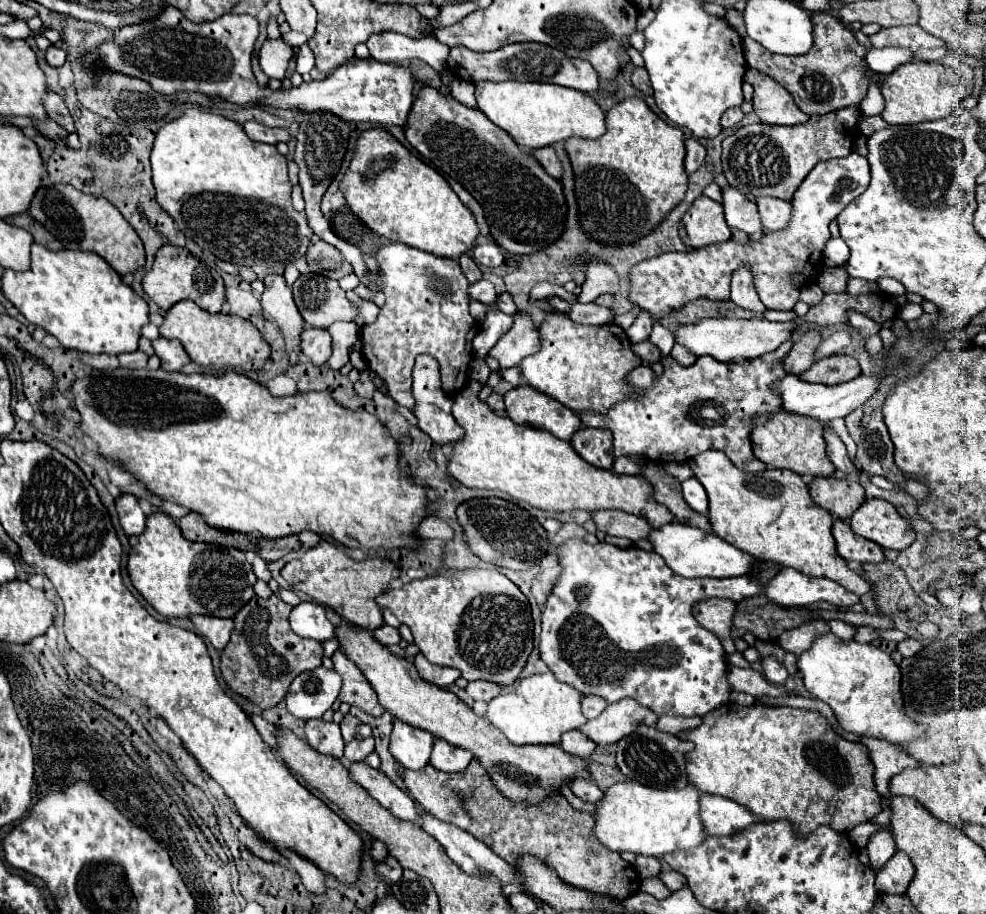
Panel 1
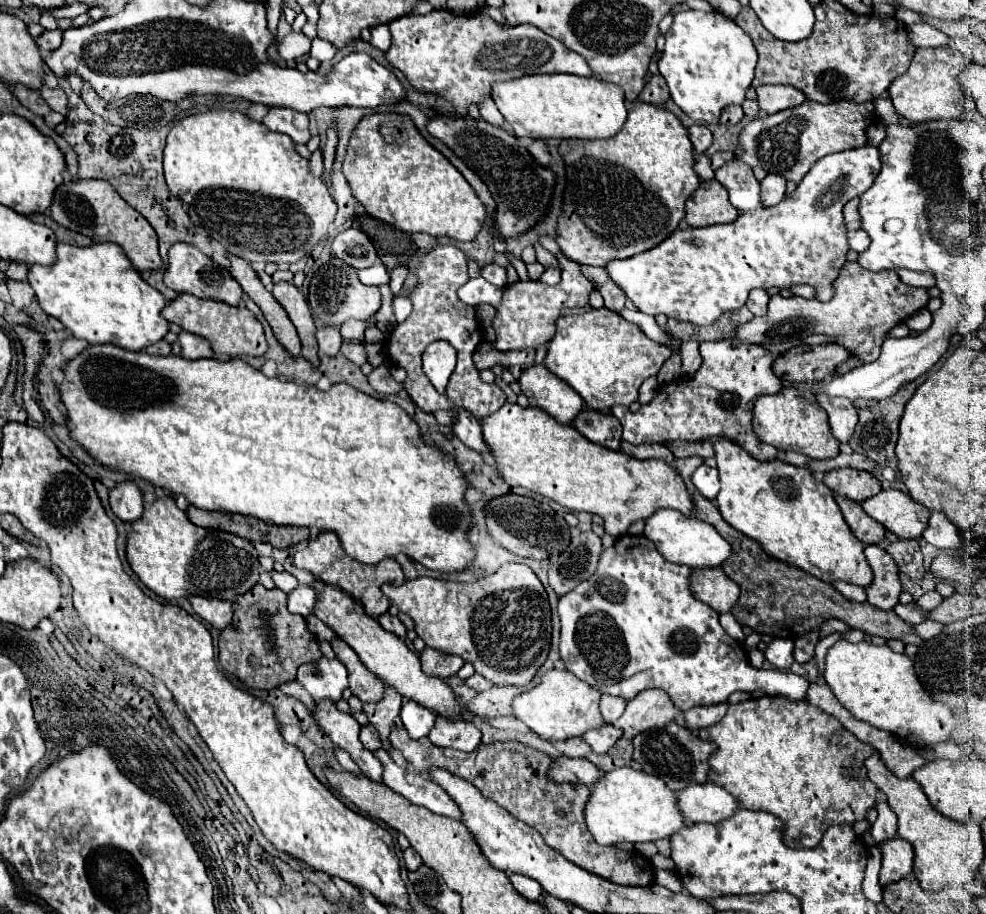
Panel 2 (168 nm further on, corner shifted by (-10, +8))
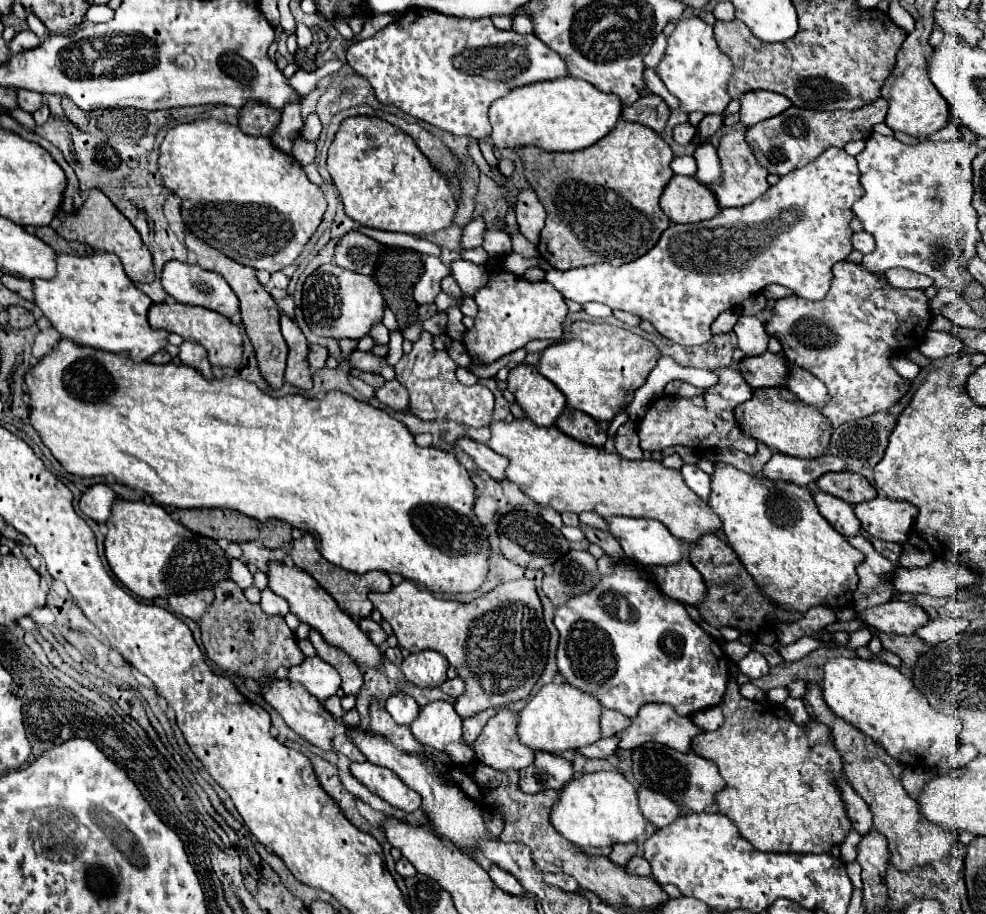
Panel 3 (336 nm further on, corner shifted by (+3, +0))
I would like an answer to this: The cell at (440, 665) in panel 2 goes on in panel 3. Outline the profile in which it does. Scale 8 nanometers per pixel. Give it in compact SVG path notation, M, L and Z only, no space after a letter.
M434 650L410 654L402 662L402 672L406 680L410 680L420 688L442 686L446 682L446 670L448 670L448 660Z

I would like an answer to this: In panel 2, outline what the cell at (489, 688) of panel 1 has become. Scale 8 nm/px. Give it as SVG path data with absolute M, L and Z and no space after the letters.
M473 674L471 678L467 678L467 680L465 680L465 684L467 684L469 688L473 688L475 692L483 692L483 690L489 690L489 688L493 686L493 682L485 680L481 674Z

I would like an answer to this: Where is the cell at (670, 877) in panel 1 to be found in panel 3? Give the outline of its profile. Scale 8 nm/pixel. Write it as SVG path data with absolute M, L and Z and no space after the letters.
M634 856L628 864L626 864L626 868L628 868L628 872L634 872L634 874L640 874L640 876L650 876L650 864L644 860L644 858L640 858L640 856Z

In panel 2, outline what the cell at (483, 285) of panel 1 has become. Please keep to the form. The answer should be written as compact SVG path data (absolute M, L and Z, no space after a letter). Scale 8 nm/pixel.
M473 278L457 290L457 296L463 304L491 304L491 306L497 306L501 302L501 288L489 284L483 278Z

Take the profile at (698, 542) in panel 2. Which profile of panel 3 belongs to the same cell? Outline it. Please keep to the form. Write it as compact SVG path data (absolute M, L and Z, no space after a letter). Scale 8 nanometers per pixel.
M608 518L608 526L614 538L618 538L620 546L624 548L626 558L632 562L640 562L644 566L672 566L678 564L684 556L688 556L692 544L686 540L676 538L662 522L652 518Z

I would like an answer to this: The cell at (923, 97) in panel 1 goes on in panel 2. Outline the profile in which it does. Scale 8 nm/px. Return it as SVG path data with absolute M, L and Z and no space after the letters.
M949 46L917 48L909 70L889 86L889 96L897 114L911 122L959 119L964 111L965 96L957 82L957 74L965 66L967 58Z

